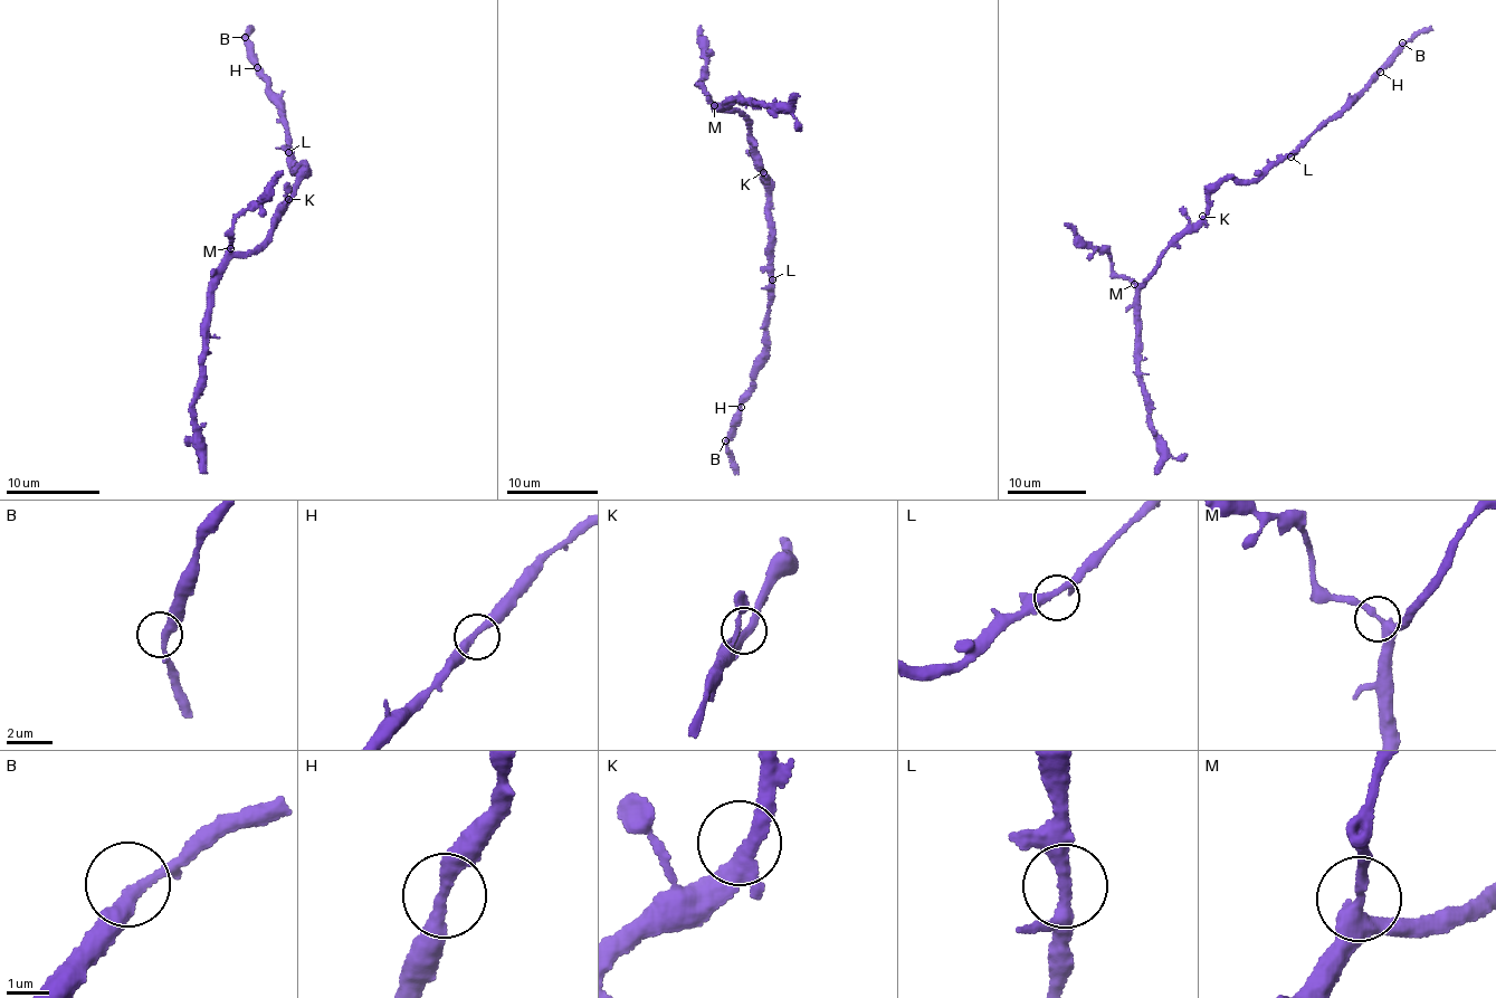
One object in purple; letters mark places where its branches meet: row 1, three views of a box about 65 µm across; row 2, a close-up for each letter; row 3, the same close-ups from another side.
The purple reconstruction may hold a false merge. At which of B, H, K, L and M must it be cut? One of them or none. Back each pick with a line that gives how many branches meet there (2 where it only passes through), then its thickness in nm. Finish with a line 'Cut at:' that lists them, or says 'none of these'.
Cut at: none of these

